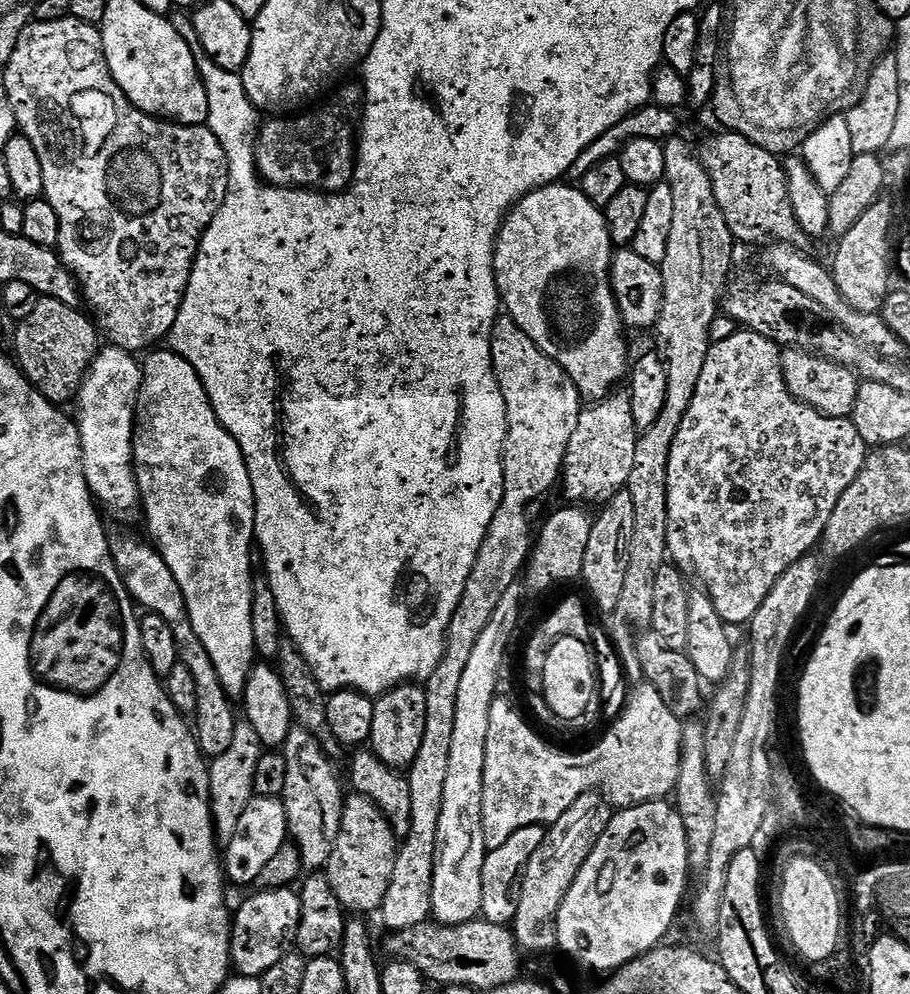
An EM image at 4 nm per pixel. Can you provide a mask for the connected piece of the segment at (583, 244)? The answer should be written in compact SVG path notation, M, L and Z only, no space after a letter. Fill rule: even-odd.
M564 182L549 184L547 188L539 188L529 196L521 198L514 205L508 217L504 220L504 225L500 227L500 236L496 239L496 253L494 254L494 270L496 271L496 285L500 291L500 298L507 315L514 318L514 322L519 326L534 343L541 348L546 355L554 358L566 374L578 386L581 397L585 401L600 400L620 379L622 381L629 375L630 360L628 362L628 340L624 337L626 325L624 319L620 317L616 295L612 292L612 258L614 255L614 245L611 240L611 234L605 220L605 213L591 204L580 192L579 187L572 186L567 188Z

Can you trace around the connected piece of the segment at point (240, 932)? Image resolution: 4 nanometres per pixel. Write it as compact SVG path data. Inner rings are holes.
M292 886L253 891L251 895L241 902L240 909L235 909L230 948L233 969L239 975L259 978L270 970L270 966L275 966L278 958L282 958L295 941L298 922L302 918L302 902L299 891Z

